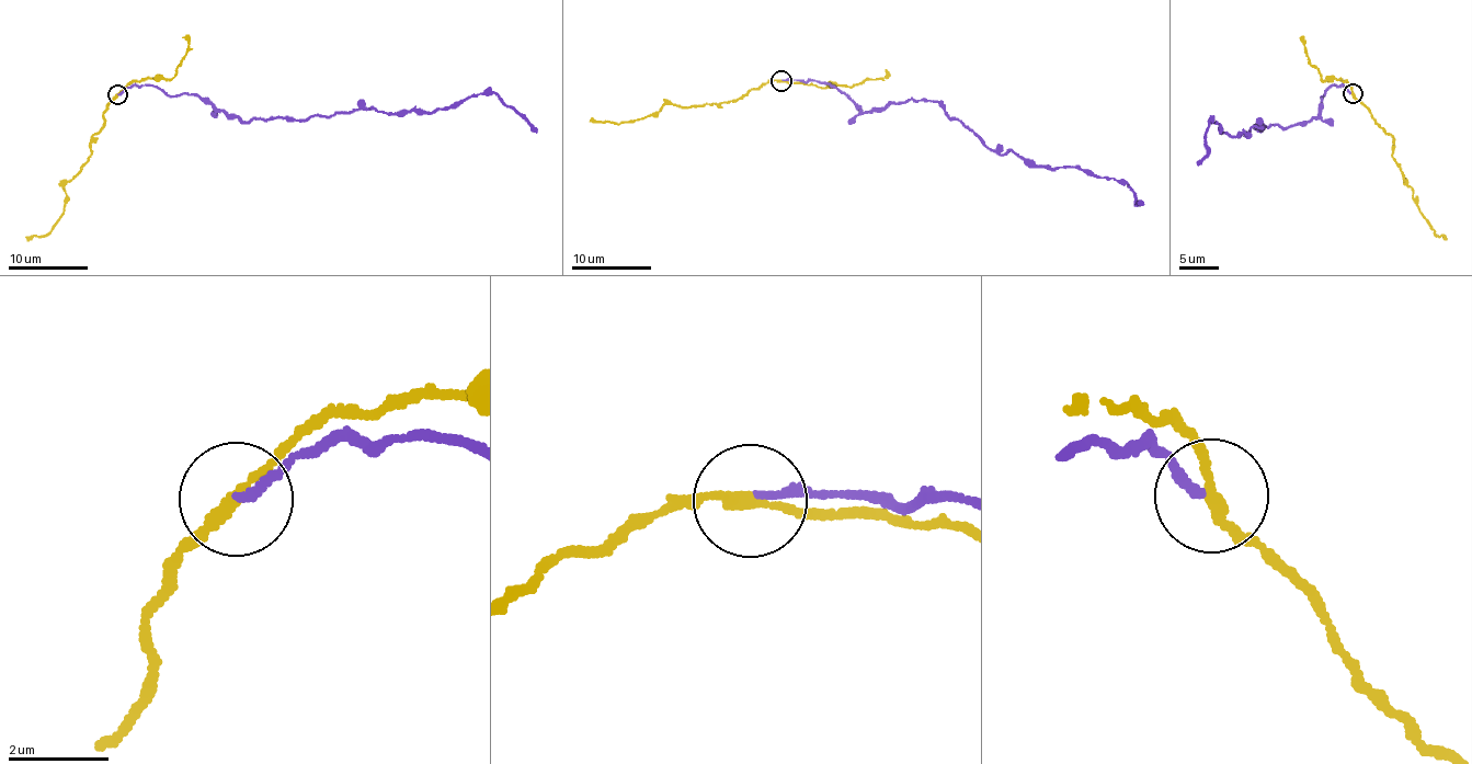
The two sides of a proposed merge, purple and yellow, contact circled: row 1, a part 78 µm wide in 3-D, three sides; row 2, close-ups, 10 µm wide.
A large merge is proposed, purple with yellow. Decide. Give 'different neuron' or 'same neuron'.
different neuron

